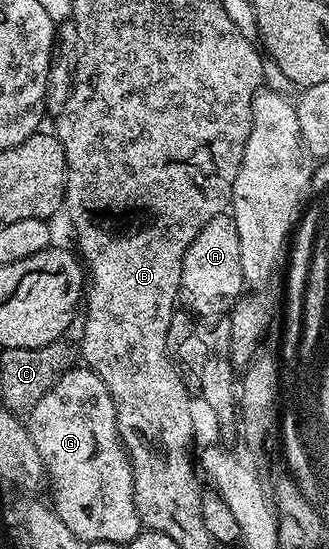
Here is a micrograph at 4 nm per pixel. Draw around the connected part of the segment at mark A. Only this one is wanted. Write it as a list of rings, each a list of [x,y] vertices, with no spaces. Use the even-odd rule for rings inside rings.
[[[232,218],[210,219],[195,239],[191,241],[188,249],[185,250],[185,259],[181,262],[180,302],[197,317],[221,315],[224,311],[226,314],[232,312],[233,307],[242,298],[241,287],[243,288],[243,280],[241,278],[241,266],[239,265],[239,233],[235,229]]]

